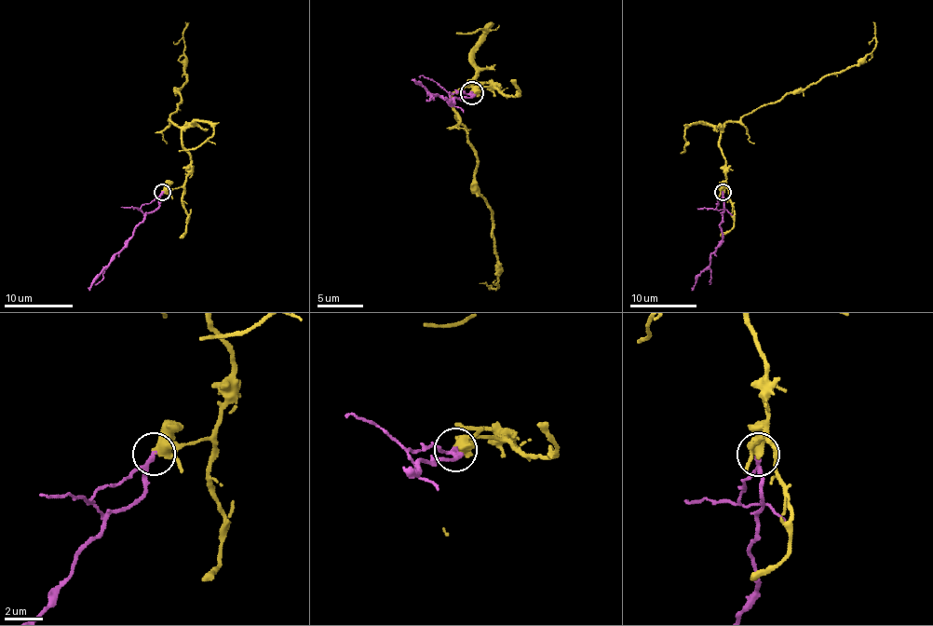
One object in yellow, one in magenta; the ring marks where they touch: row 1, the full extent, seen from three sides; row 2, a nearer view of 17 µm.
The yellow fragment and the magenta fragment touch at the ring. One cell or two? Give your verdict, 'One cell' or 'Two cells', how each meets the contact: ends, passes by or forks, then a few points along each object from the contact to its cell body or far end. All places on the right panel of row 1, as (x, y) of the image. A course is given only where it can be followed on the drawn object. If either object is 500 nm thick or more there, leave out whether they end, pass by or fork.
One cell. At the ring yellow forks. At the ring magenta passes by. Course of yellow: (723, 192), (725, 157), (720, 146), (725, 123), (856, 66), (875, 46), (873, 22). Course of magenta: (723, 192), (723, 236), (707, 268), (698, 277), (692, 291)

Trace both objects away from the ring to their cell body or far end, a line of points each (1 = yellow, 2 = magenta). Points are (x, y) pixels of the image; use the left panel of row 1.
1: (162, 192), (178, 188), (190, 157), (181, 129), (168, 119), (181, 99), (176, 92), (186, 79), (184, 22)
2: (162, 192), (159, 206), (137, 226), (133, 237), (103, 268), (88, 291)

